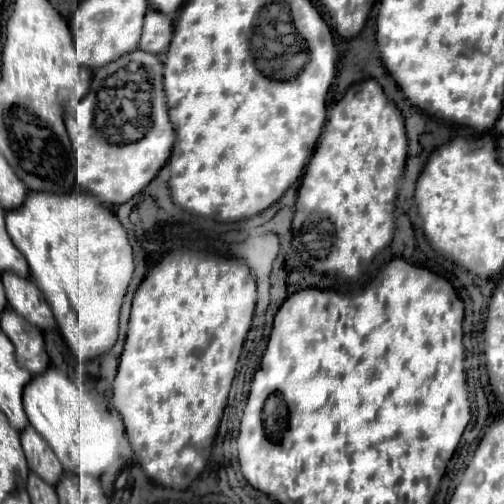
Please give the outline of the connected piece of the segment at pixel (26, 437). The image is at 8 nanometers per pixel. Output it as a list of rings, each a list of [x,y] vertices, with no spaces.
[[[32,425],[22,429],[20,437],[22,437],[22,447],[28,459],[28,467],[34,473],[38,473],[46,483],[56,485],[62,475],[62,467],[54,451],[48,447],[48,443],[44,443],[44,439],[40,439],[40,435],[36,435],[36,429]]]

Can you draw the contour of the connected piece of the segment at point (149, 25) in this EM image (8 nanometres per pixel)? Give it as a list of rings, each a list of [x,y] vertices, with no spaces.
[[[148,9],[144,15],[144,29],[138,49],[148,53],[164,53],[168,49],[168,43],[172,39],[172,19],[168,15],[160,15],[160,11]]]

